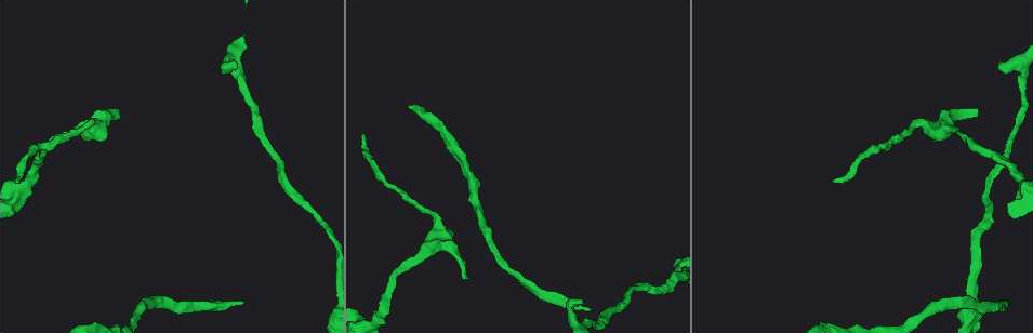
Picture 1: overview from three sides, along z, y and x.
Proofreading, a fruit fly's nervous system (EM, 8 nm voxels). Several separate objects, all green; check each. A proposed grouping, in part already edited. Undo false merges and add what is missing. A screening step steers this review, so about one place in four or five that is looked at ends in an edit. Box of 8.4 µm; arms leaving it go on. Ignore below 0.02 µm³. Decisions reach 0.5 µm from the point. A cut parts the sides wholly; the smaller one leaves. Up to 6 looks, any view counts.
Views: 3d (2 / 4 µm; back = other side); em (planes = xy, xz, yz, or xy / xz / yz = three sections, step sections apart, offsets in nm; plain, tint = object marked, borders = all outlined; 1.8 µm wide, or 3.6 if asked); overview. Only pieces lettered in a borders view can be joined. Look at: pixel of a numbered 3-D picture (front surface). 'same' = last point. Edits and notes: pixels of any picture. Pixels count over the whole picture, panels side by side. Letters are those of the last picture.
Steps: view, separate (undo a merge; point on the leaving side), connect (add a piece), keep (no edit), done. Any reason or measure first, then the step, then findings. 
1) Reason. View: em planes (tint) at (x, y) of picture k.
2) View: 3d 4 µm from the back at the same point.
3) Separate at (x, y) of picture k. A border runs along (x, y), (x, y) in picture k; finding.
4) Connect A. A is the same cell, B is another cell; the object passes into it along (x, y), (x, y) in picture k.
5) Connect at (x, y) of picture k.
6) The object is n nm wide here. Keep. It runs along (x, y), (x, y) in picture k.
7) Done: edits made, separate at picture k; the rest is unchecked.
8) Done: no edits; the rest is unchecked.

An open end. View: 3d 2 µm from the back at (1001, 68) of picture 1.

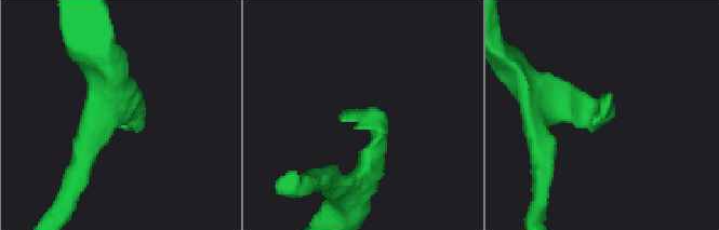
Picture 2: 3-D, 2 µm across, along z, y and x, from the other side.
The arms are 220, 260 nm wide. View: em yz step 8 (tint) at (342, 120) of picture 2.

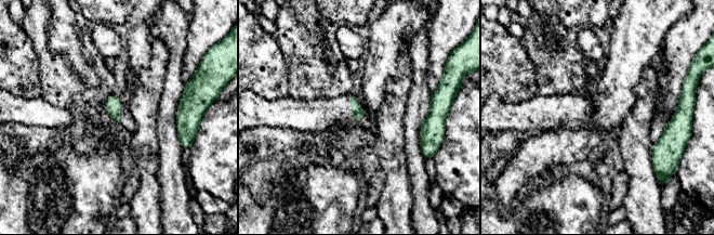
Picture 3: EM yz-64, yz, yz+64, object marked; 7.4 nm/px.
What lies round it. View: em yz step 8 (borders) at the same point.

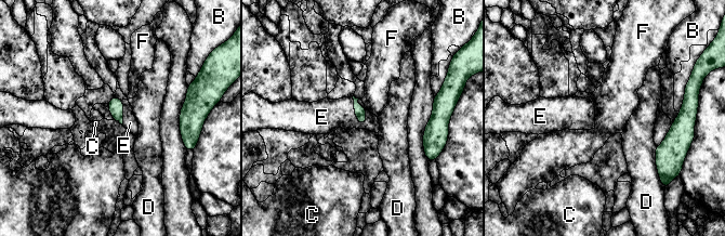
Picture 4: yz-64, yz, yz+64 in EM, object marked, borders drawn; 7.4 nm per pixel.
Connect E. E is the same cell, B, C, D and F are other cells; the object passes into it along (359, 110), (355, 112), (325, 116) in picture 4; it goes on there.

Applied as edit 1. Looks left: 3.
Branch stops here. View: em yz step 4 (tint) at (465, 276) of picture 1.

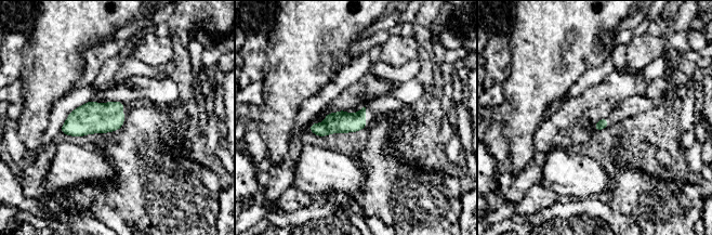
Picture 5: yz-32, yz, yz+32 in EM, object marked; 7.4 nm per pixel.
Another direction. View: em planes (borders) at the same point.

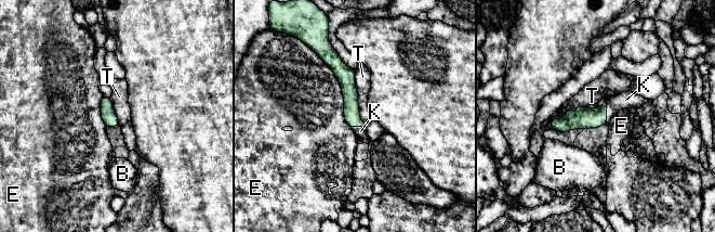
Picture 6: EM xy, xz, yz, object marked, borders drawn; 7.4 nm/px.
Connect K. K is the same cell, B, E and T are other cells; the cell continues.

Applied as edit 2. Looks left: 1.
Done: edits made, connect at picture 4, connect at picture 6; the rest is unchecked.

